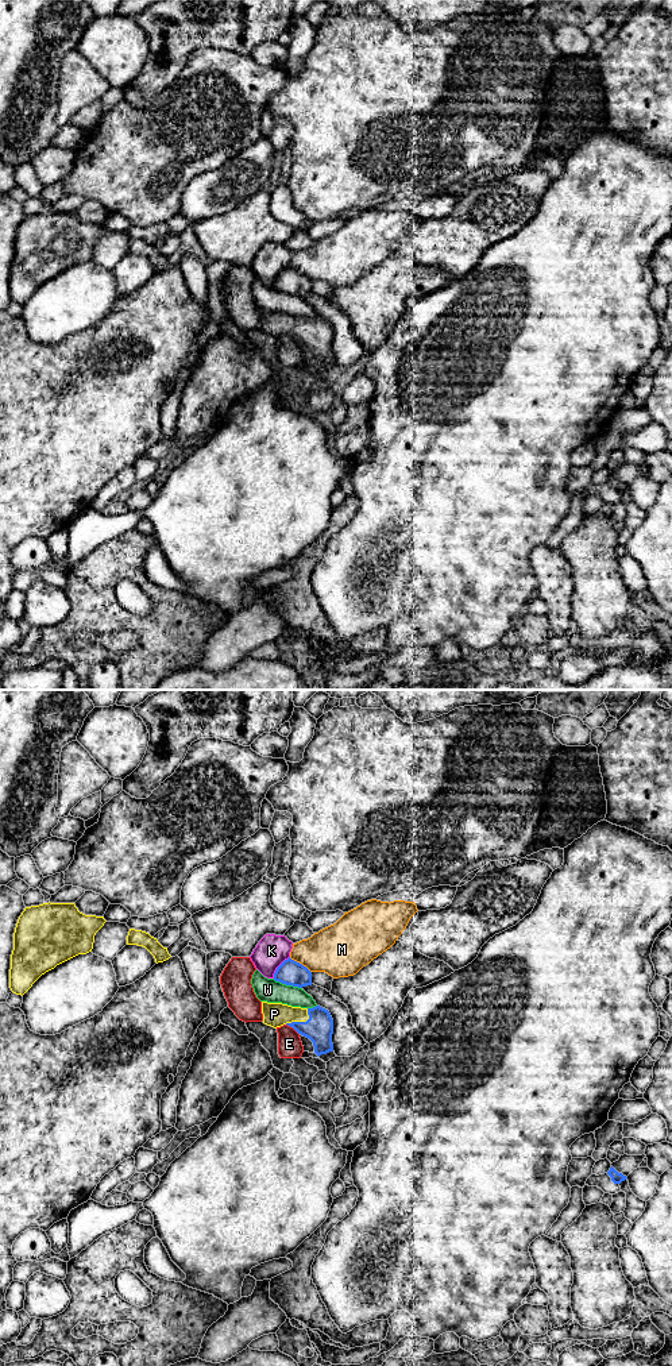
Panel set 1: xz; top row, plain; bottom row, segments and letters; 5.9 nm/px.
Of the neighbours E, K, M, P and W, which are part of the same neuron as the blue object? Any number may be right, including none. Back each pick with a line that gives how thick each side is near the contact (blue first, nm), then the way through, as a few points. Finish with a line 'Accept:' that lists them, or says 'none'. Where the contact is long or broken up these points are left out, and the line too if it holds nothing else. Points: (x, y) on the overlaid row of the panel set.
P: calibres 170 and 140 nm; way xz (319, 1027), (311, 1022), (301, 1022), (296, 1017), (274, 1014)
Accept: P

